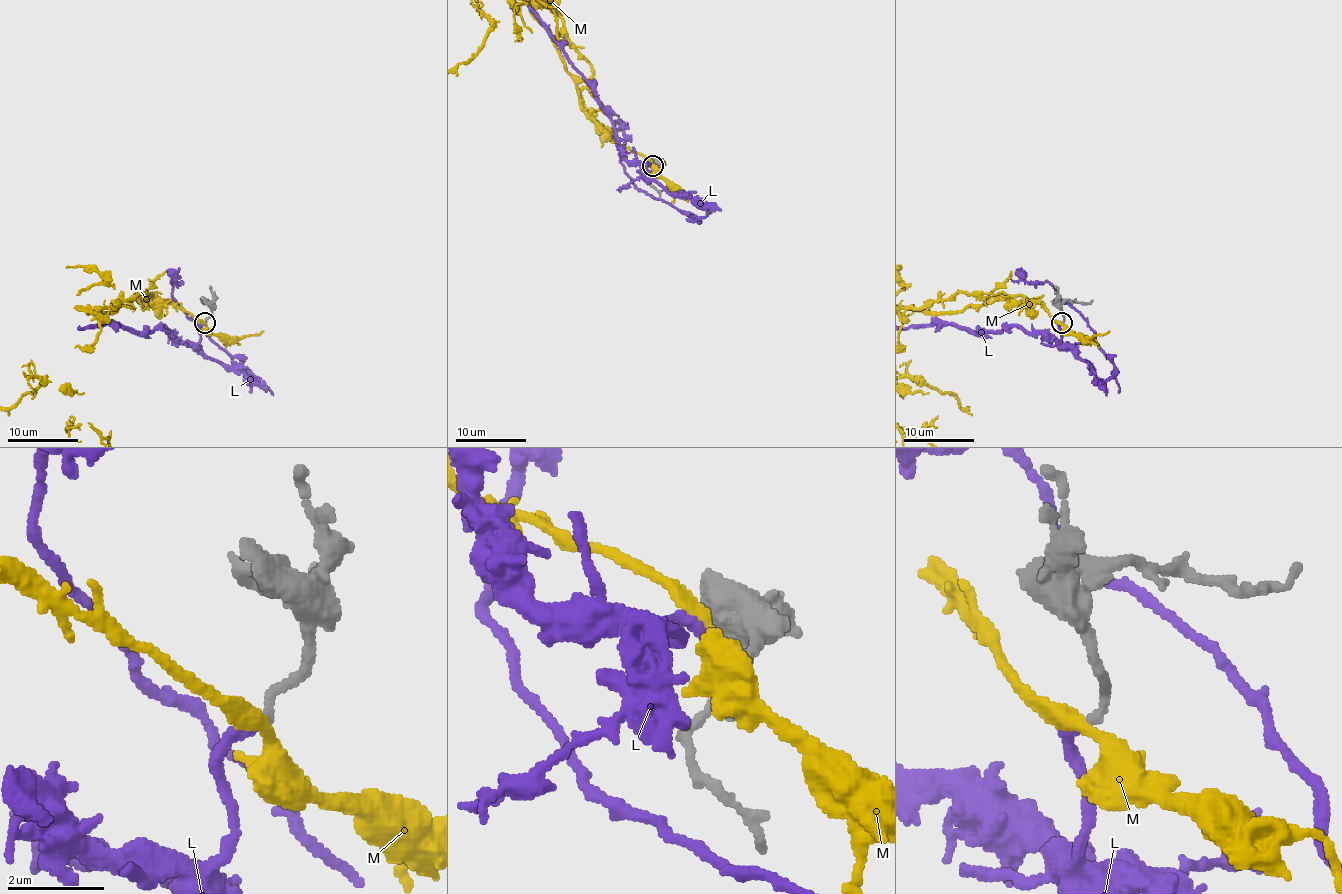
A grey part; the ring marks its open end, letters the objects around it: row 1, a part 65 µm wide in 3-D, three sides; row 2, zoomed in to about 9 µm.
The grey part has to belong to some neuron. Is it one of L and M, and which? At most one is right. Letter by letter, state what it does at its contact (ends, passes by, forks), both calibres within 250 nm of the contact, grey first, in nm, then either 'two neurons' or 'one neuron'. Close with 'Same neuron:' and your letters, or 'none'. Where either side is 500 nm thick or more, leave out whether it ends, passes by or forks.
L: it ends there; 220 nm thick on the grey side, 240 nm on the other; one neuron
M: it passes by; 220 nm thick on the grey side, 340 nm on the other; two neurons
Same neuron: L

